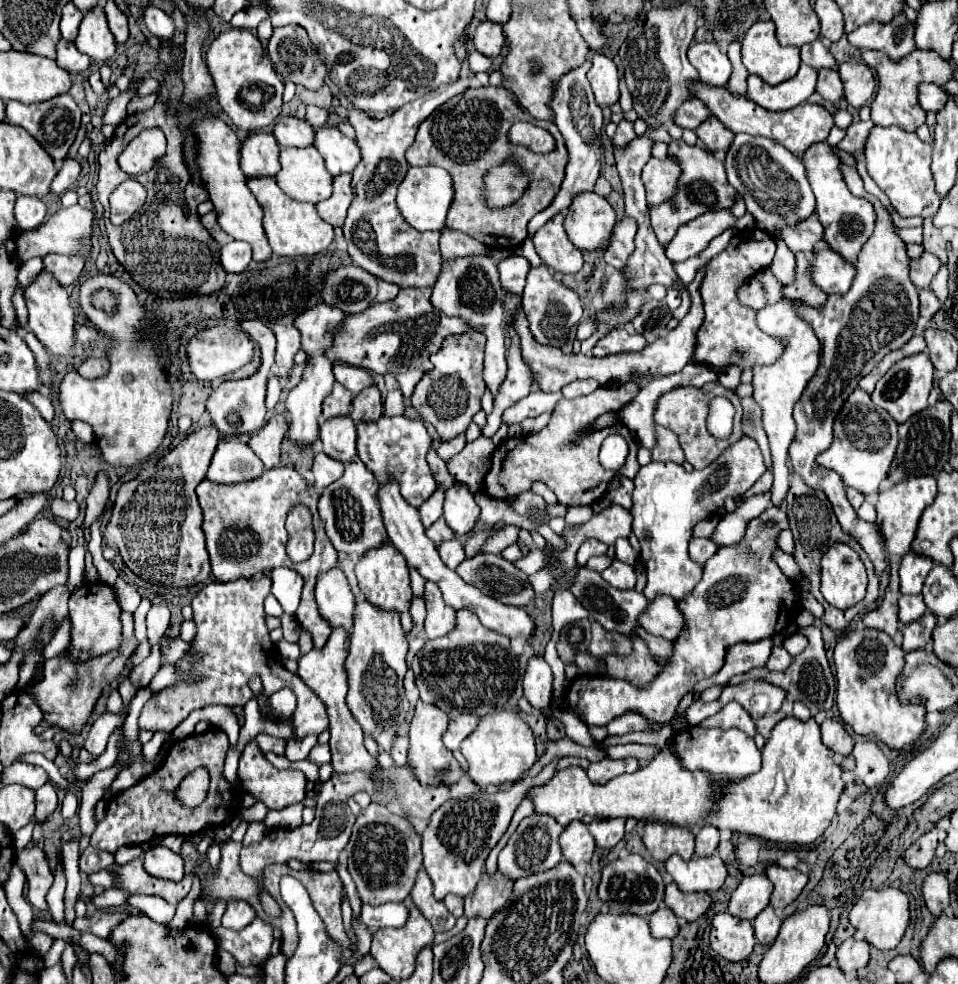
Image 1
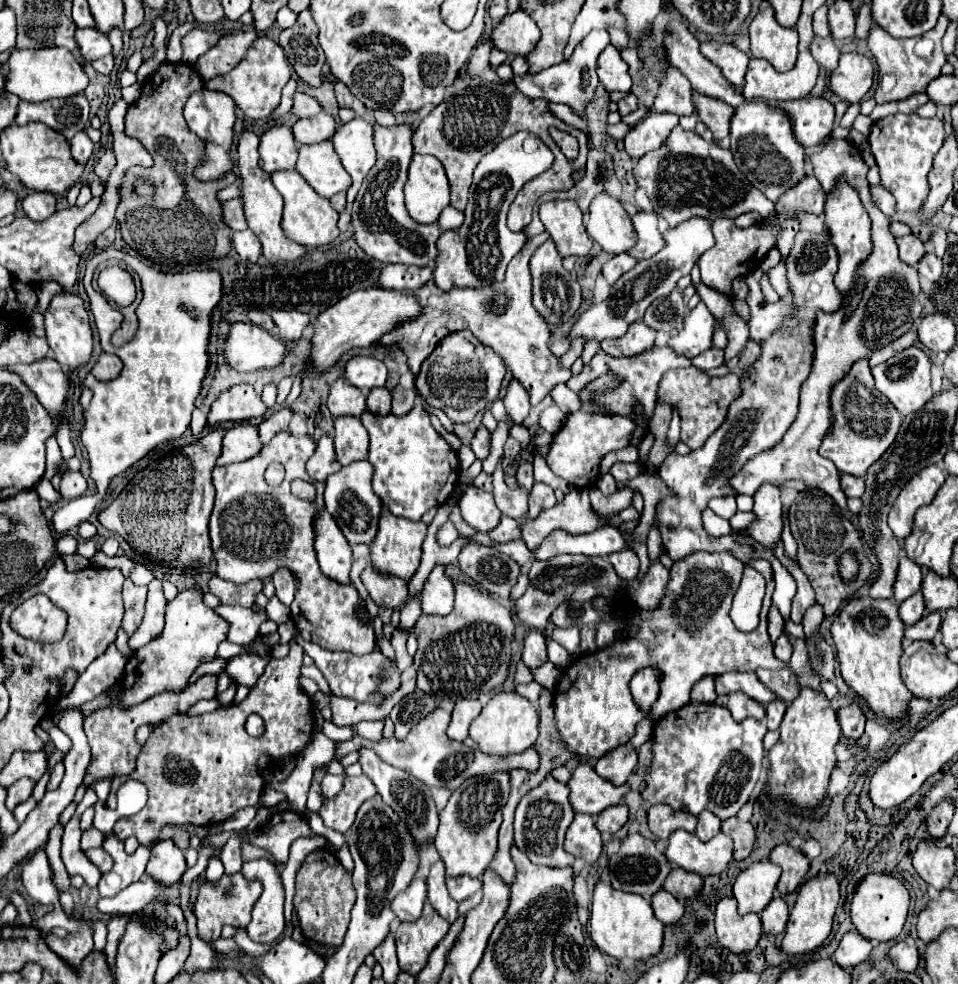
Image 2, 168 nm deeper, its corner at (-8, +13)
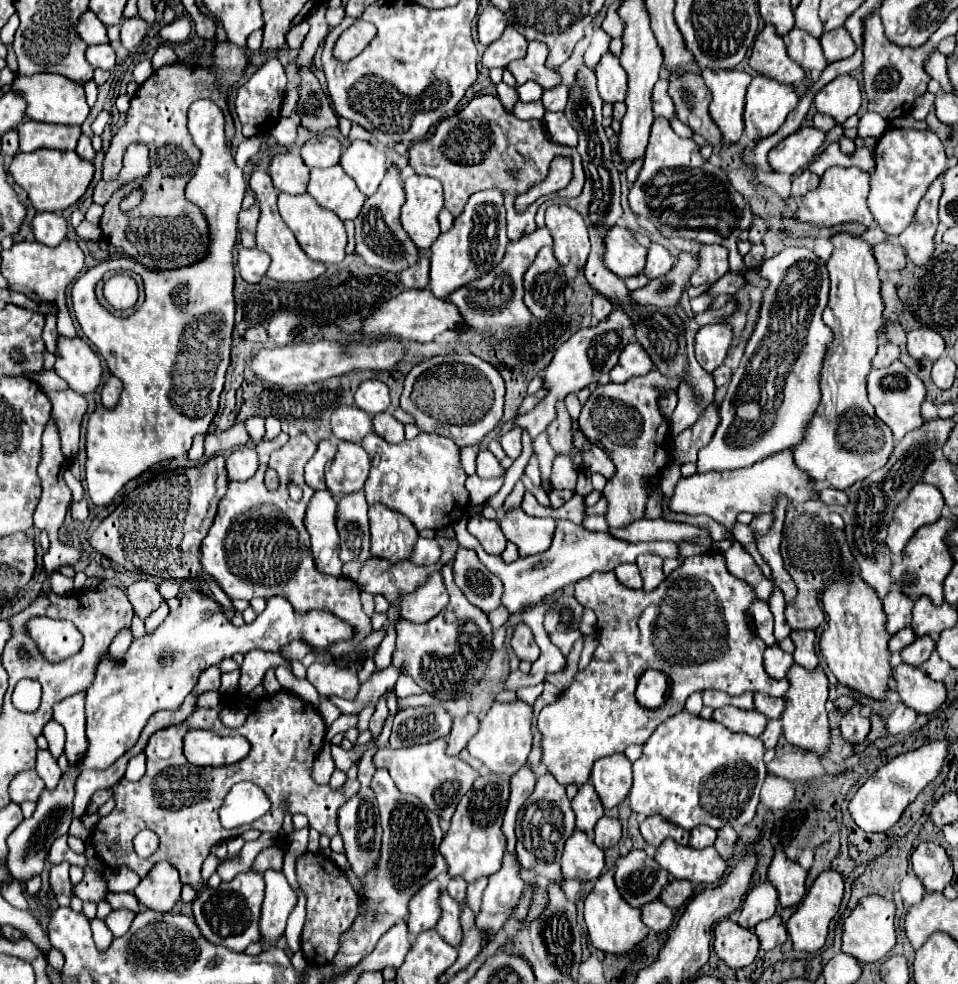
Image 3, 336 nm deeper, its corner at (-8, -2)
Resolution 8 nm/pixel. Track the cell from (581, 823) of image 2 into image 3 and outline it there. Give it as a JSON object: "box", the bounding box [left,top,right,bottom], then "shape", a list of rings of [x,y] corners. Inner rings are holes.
{"box":[560,830,604,882],"shape":[[[574,830],[572,836],[564,844],[564,852],[562,852],[562,858],[560,858],[560,866],[562,866],[562,876],[564,878],[576,878],[580,882],[596,880],[602,874],[602,870],[604,870],[604,852],[584,832]]]}

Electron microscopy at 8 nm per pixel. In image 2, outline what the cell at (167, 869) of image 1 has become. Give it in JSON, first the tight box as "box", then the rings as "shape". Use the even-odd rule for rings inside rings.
{"box":[146,841,186,887],"shape":[[[160,841],[152,847],[152,855],[146,867],[146,873],[164,883],[166,887],[180,881],[186,871],[184,853],[174,845],[174,841]]]}

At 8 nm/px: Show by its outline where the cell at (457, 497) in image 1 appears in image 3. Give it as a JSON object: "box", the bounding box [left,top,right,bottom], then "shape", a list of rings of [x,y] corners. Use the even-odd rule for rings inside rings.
{"box":[468,514,506,556],"shape":[[[476,514],[468,520],[468,532],[478,538],[478,542],[482,544],[482,548],[488,554],[500,556],[506,548],[506,538],[498,526],[498,522],[494,520],[486,520],[482,514]]]}

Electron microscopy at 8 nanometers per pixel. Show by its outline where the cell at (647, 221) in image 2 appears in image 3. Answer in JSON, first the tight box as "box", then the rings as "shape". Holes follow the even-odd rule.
{"box":[644,244,674,278],"shape":[[[652,244],[648,250],[648,260],[646,260],[646,268],[644,268],[644,276],[646,278],[660,278],[666,276],[668,270],[672,270],[674,260],[670,256],[670,252],[662,246],[662,244]]]}

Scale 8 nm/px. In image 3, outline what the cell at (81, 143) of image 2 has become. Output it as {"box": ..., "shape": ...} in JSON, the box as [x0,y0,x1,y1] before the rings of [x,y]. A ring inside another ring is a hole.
{"box":[76,134,96,160],"shape":[[[86,134],[80,136],[78,146],[76,146],[76,152],[78,152],[78,156],[84,158],[84,160],[94,160],[94,154],[96,154],[96,152],[94,152],[94,148],[92,148],[90,136],[86,136]]]}

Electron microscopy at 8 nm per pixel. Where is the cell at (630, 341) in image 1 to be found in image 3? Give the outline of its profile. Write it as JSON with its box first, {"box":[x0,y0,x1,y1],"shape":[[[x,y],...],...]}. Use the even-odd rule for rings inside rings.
{"box":[610,342,652,382],"shape":[[[632,342],[620,354],[618,364],[610,372],[610,378],[612,378],[612,382],[626,382],[634,376],[648,374],[650,368],[652,368],[652,362],[650,362],[648,354],[644,352],[644,348],[640,348],[640,344],[636,344],[636,342]]]}

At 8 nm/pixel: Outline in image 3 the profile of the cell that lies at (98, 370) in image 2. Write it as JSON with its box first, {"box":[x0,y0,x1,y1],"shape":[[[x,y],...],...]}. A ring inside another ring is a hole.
{"box":[100,376,122,408],"shape":[[[110,376],[110,380],[104,384],[100,396],[102,396],[102,406],[106,408],[114,408],[120,400],[120,392],[122,392],[122,382],[116,376]]]}

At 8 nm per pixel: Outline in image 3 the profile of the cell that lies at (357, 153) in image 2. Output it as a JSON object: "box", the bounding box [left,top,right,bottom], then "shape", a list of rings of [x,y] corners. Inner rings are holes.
{"box":[340,140,386,196],"shape":[[[354,140],[342,154],[340,166],[356,182],[358,190],[366,196],[372,196],[384,174],[386,174],[386,154],[374,148],[370,142]]]}

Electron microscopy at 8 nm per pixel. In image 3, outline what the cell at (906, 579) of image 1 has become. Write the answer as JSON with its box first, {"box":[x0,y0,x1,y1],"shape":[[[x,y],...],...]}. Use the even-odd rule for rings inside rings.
{"box":[882,590,914,636],"shape":[[[892,590],[884,596],[882,604],[884,604],[884,614],[886,614],[886,630],[890,632],[890,636],[910,624],[914,602],[908,596]]]}

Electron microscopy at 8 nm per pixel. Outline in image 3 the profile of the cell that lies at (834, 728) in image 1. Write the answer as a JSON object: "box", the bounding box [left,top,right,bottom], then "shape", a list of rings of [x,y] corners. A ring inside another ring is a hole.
{"box":[840,706,870,744],"shape":[[[852,706],[840,720],[840,730],[842,738],[848,740],[850,744],[864,742],[868,732],[870,732],[870,718],[860,714],[860,706]]]}

